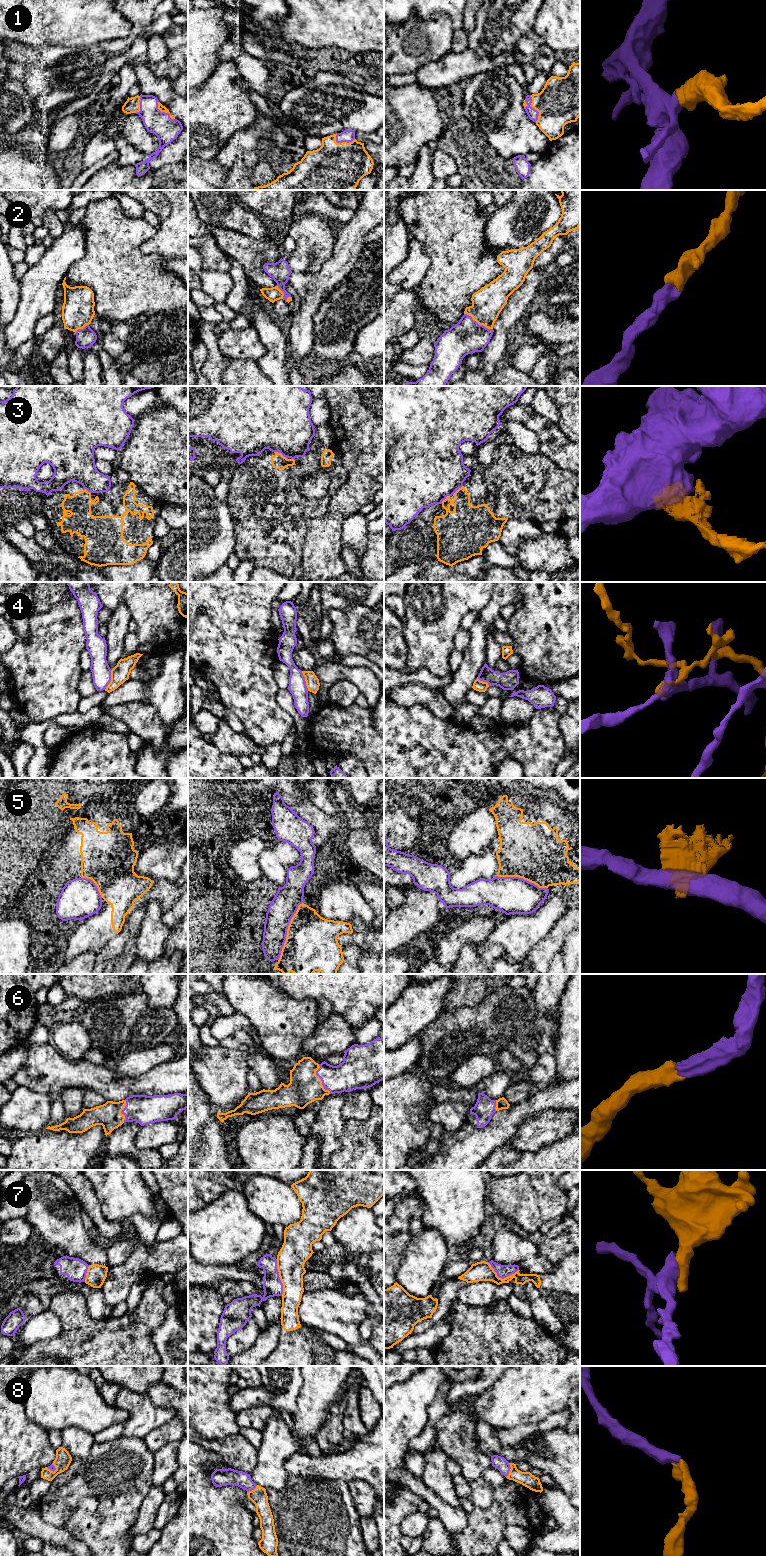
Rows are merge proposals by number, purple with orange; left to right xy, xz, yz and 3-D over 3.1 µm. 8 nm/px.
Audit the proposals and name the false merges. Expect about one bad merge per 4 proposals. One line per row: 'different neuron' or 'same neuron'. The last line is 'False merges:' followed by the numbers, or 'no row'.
1: same neuron
2: same neuron
3: different neuron
4: different neuron
5: different neuron
6: same neuron
7: different neuron
8: same neuron
False merges: 3, 4, 5, 7

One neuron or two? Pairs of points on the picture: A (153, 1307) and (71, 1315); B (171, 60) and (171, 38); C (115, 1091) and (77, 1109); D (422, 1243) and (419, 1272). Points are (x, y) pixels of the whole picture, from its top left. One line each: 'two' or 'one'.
A: one
B: one
C: two
D: one

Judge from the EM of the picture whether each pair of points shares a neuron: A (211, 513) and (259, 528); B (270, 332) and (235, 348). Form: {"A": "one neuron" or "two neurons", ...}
{"A": "two neurons", "B": "two neurons"}

